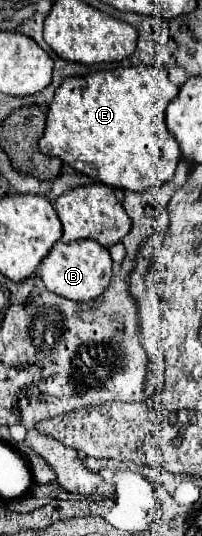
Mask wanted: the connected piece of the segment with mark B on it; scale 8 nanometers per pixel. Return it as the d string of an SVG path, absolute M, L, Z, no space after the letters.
M59 240L55 244L55 248L43 260L43 264L39 268L39 276L51 292L55 292L63 298L69 298L73 302L91 302L107 290L111 276L113 276L111 266L113 266L111 256L99 242L77 240L75 244L65 244Z

